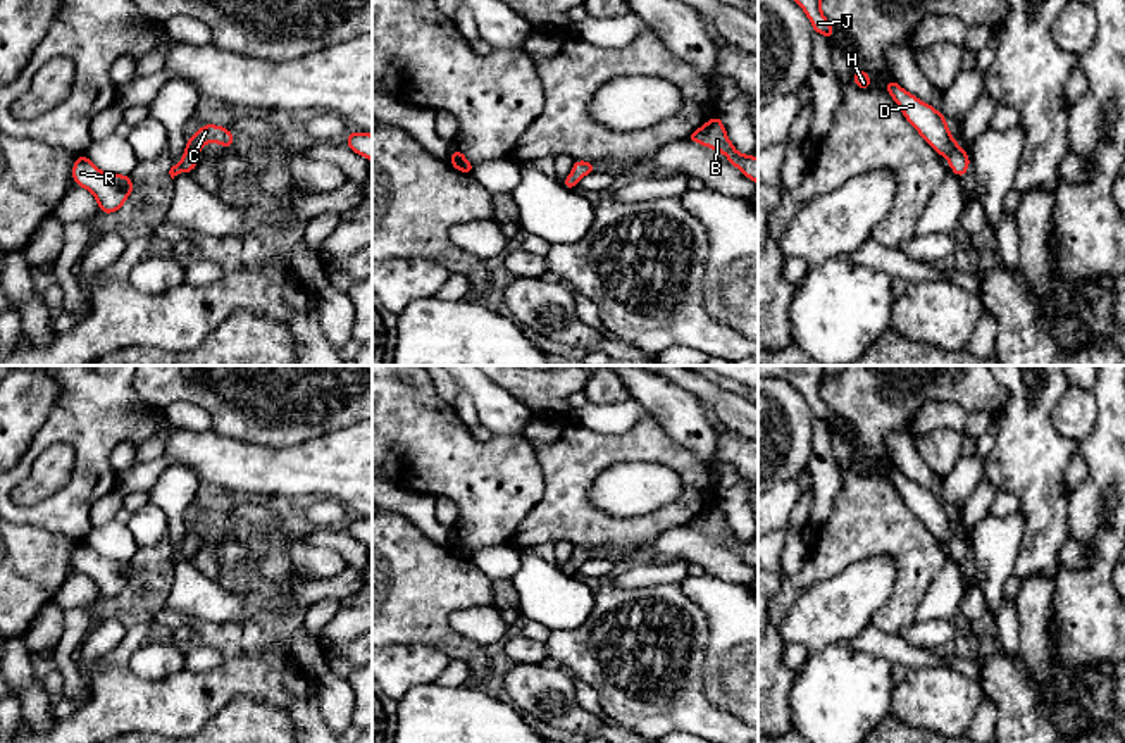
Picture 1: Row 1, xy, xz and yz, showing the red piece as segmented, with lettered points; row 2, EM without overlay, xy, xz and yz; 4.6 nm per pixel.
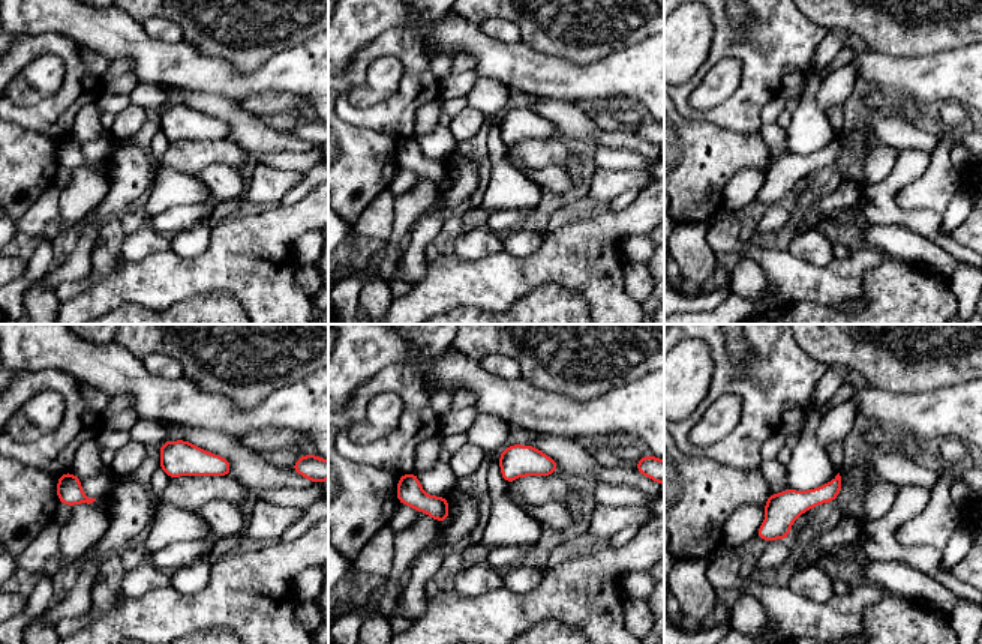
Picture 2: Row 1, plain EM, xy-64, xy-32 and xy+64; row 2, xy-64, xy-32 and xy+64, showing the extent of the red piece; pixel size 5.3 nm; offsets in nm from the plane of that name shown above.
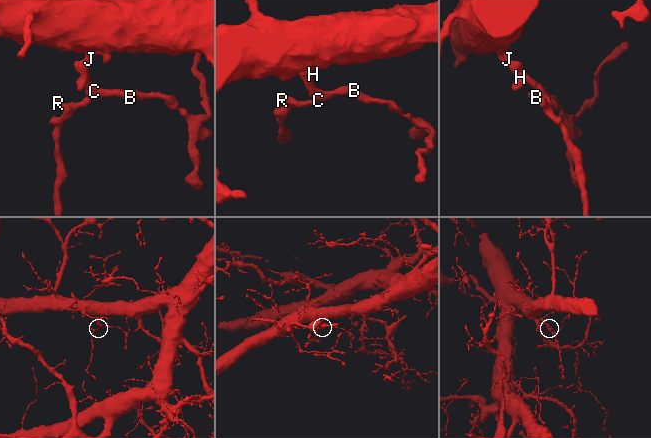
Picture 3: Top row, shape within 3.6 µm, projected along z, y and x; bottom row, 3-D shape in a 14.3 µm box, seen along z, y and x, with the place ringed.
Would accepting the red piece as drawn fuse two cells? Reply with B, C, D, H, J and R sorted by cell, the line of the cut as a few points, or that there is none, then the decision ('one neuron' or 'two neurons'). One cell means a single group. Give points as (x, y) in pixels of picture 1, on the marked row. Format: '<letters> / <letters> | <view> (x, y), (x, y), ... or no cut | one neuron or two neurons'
B C D H J R | no cut | one neuron

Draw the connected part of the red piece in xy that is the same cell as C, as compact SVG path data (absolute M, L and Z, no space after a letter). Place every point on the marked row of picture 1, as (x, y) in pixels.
M202 126L191 138L188 138L181 162L177 165L172 165L169 171L171 178L174 179L179 172L193 172L195 165L200 160L200 147L203 143L221 143L229 152L234 140L236 136L222 126Z

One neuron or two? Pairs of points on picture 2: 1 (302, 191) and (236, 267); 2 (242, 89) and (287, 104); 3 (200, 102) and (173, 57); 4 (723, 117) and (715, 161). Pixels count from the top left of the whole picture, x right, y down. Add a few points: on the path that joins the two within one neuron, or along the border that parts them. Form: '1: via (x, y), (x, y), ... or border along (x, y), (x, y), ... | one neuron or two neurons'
1: border along (312, 188), (297, 201), (279, 206) | two neurons
2: border along (294, 95), (246, 95), (236, 101) | two neurons
3: border along (168, 86), (210, 92), (227, 98) | two neurons
4: border along (687, 117), (712, 122), (739, 132), (756, 132) | two neurons

